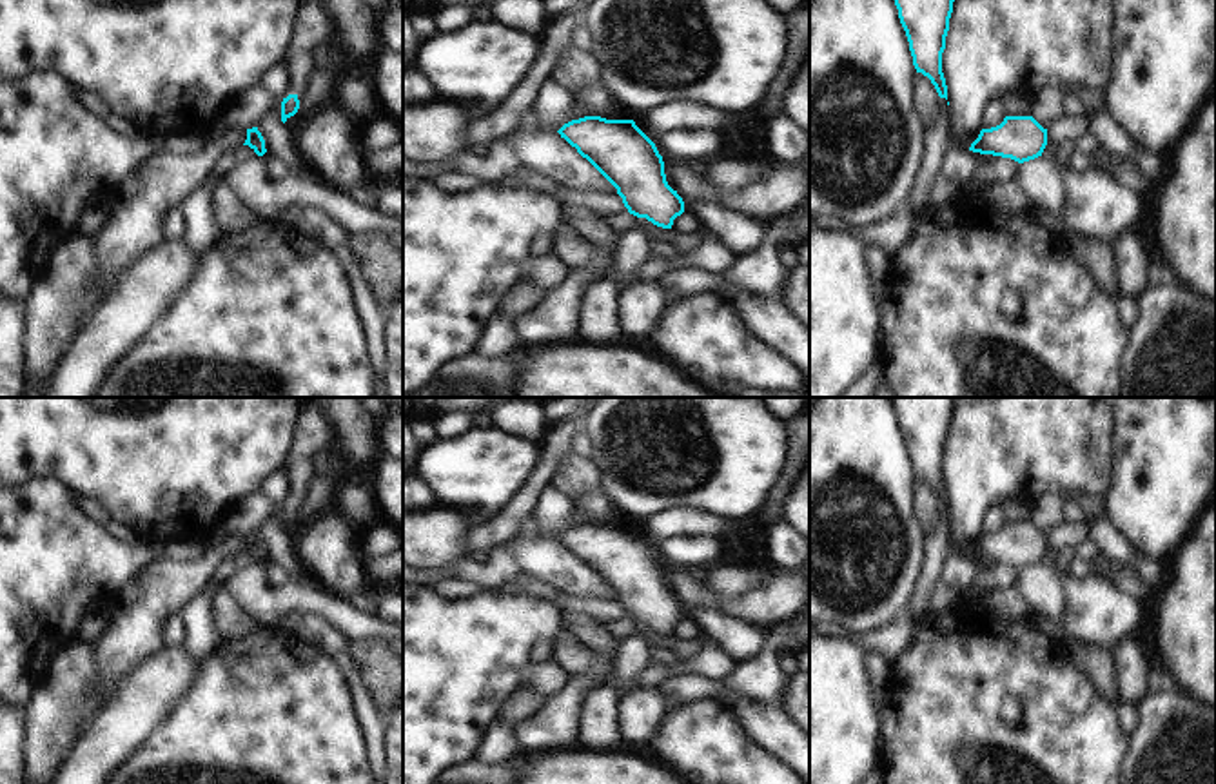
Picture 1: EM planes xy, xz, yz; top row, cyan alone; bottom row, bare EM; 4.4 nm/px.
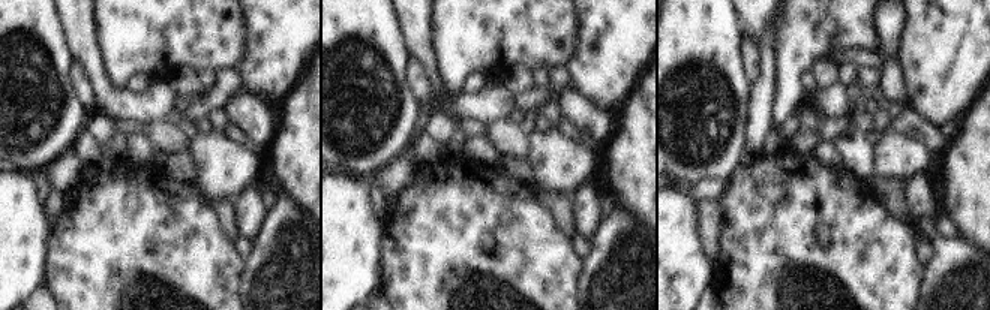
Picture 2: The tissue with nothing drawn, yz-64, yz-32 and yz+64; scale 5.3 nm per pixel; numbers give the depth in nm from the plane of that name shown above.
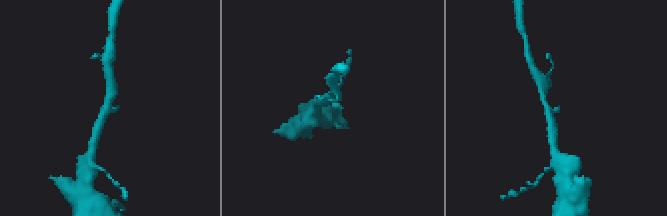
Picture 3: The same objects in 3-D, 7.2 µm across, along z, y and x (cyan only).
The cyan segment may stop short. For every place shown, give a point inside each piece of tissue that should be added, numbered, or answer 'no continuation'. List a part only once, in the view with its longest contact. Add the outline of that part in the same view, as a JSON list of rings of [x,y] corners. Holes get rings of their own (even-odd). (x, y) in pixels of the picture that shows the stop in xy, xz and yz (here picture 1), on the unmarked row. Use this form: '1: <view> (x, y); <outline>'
no continuation

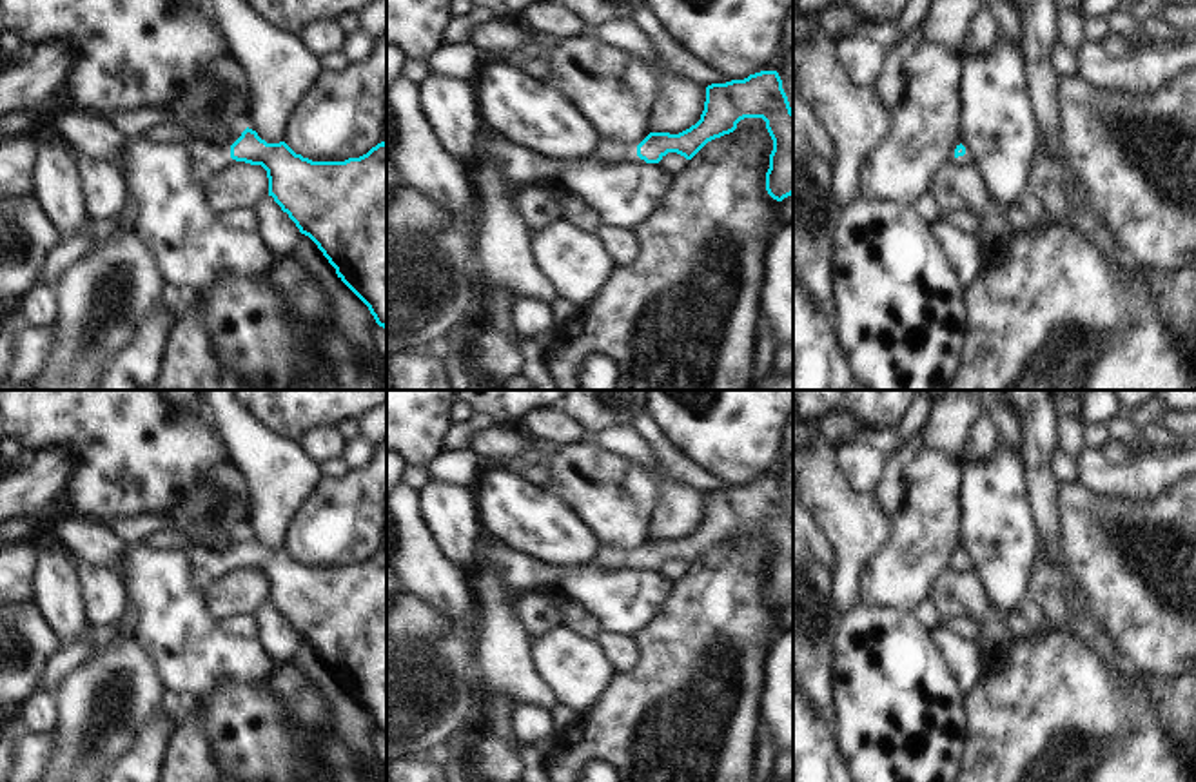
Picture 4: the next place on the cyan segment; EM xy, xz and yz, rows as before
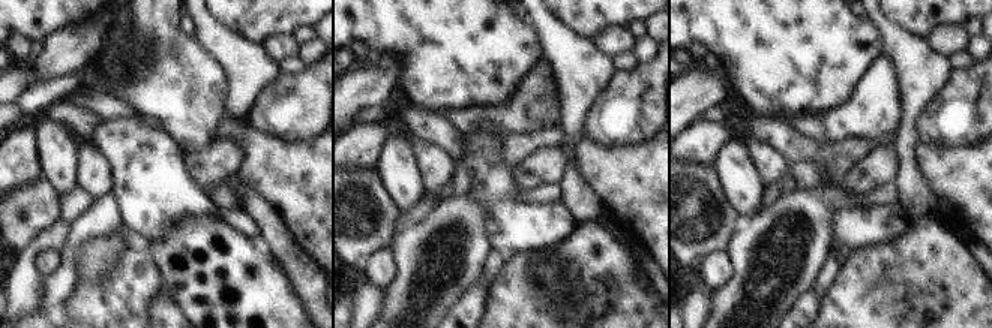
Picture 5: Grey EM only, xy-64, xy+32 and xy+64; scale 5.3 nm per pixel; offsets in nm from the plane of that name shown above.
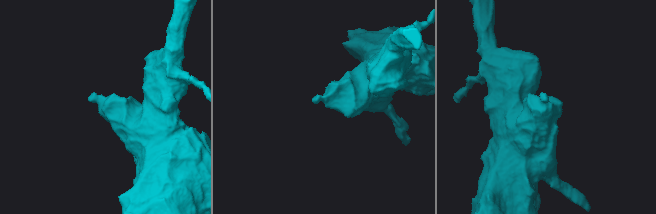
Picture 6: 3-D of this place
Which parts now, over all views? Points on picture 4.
1: xz (605, 557); [[[597,548],[590,561],[597,570],[632,570],[637,562],[637,552],[624,552],[621,548]]]

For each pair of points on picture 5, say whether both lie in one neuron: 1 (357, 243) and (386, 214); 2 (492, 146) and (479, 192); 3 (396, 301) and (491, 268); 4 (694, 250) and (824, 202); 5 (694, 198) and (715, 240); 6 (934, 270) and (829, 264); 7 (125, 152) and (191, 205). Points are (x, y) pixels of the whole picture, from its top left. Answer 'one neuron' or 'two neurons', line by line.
1: one neuron
2: one neuron
3: two neurons
4: two neurons
5: one neuron
6: two neurons
7: one neuron

